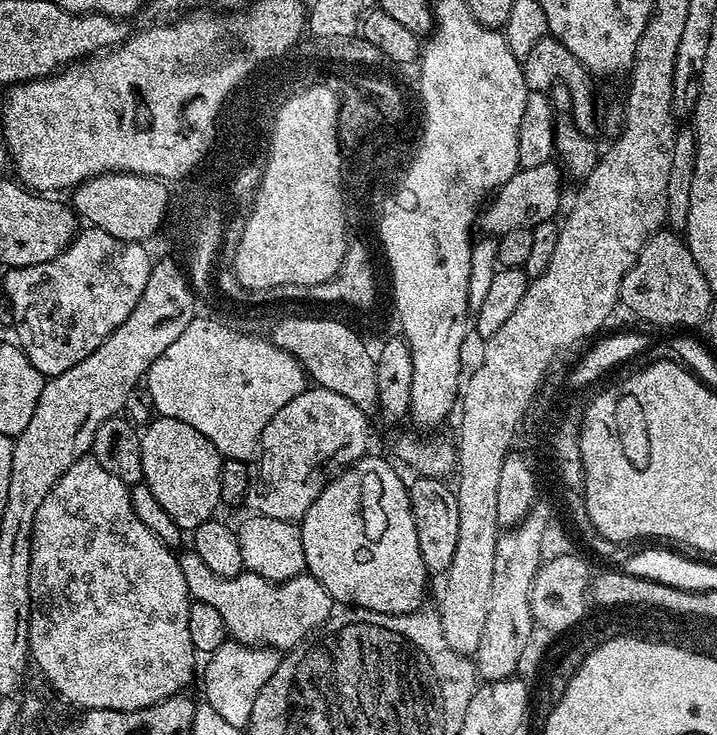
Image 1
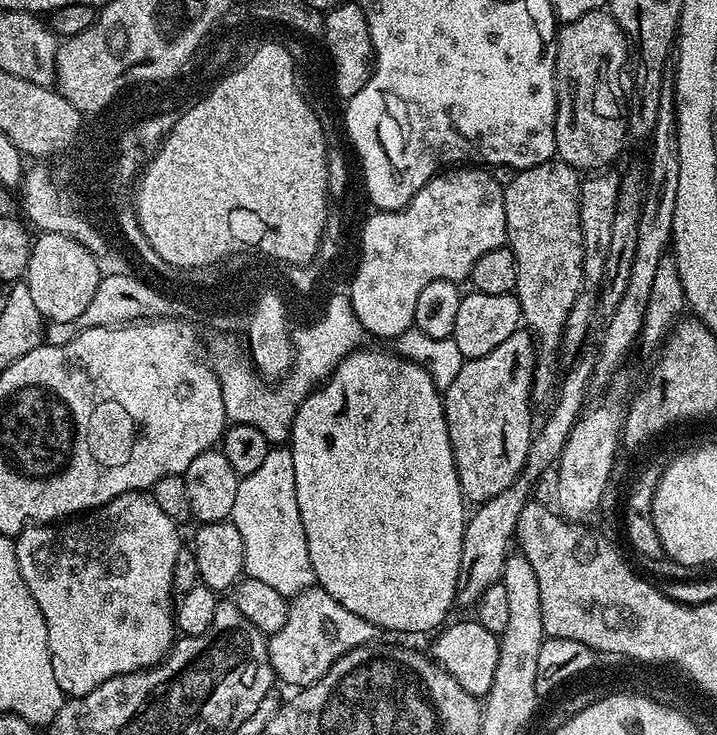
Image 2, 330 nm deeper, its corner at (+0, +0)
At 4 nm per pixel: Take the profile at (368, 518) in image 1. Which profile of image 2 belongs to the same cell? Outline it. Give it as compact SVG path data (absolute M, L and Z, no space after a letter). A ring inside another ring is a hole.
M361 346L342 358L332 375L320 387L312 389L300 403L300 409L292 423L290 447L294 458L294 486L298 494L298 510L302 514L302 530L306 530L306 546L310 550L316 584L326 594L330 594L330 598L342 602L342 606L346 606L350 614L366 618L366 622L370 622L378 630L384 631L385 628L388 632L435 633L449 619L448 611L457 603L456 583L459 582L466 521L466 501L456 473L448 423L444 417L442 392L436 388L431 375L422 365L415 364L395 351L383 352L380 348L368 347Z

